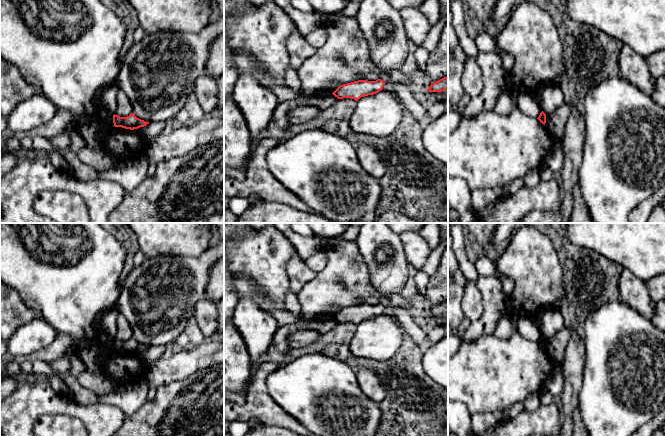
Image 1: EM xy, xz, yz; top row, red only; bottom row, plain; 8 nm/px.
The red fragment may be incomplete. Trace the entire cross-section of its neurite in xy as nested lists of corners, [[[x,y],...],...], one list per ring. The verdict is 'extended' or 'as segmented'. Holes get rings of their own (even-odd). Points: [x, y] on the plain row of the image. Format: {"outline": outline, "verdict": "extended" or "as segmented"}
{"outline": [[[133,337],[127,341],[120,341],[114,338],[113,347],[115,351],[122,351],[130,354],[138,353],[149,348],[149,346],[137,342]]], "verdict": "as segmented"}

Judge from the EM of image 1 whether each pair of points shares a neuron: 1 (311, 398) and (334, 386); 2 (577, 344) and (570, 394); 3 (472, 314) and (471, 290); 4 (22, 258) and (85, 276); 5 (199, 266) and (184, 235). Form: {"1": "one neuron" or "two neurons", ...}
{"1": "one neuron", "2": "one neuron", "3": "one neuron", "4": "one neuron", "5": "two neurons"}

